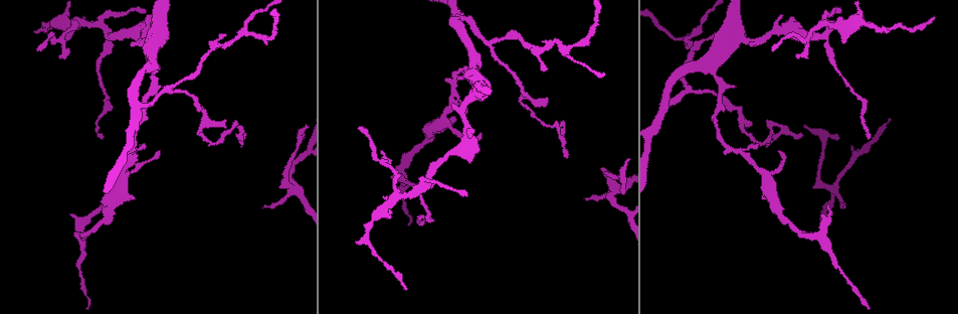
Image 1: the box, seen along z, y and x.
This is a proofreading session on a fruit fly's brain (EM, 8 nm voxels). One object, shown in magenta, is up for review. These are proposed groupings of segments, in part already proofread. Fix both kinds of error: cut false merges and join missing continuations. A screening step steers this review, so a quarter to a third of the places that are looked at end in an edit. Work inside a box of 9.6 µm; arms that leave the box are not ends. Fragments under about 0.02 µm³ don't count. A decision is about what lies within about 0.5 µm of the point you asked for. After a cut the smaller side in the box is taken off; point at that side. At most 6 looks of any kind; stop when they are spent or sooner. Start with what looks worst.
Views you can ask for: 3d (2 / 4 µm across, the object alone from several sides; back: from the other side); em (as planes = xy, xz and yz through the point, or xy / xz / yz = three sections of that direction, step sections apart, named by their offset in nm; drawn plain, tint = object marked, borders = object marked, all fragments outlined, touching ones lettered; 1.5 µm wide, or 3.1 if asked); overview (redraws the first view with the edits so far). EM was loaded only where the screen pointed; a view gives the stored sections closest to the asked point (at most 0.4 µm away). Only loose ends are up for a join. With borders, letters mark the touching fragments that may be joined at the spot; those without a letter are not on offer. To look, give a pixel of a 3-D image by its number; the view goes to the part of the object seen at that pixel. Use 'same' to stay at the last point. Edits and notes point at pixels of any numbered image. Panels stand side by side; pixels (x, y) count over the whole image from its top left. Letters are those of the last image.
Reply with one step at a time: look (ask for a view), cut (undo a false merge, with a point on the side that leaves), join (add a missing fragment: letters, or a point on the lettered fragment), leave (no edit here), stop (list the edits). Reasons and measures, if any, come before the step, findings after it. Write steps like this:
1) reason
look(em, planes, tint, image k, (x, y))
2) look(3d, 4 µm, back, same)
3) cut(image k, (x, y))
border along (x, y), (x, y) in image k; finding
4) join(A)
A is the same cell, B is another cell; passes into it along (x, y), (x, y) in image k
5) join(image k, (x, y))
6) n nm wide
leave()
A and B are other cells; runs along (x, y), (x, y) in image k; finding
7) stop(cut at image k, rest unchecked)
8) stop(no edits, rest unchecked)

looks like a crossing
look(3d, 4 µm, image 1, (107, 34))

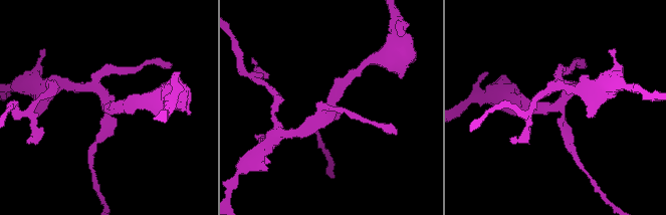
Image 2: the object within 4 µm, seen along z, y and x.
look(em, planes, plain, image 2, (108, 109))

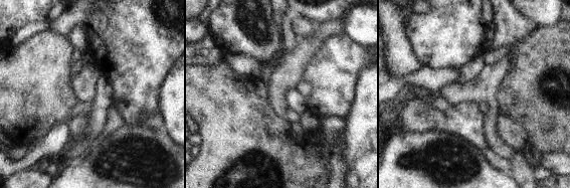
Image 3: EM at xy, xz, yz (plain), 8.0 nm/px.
see the neighbours
look(em, planes, borders, same)

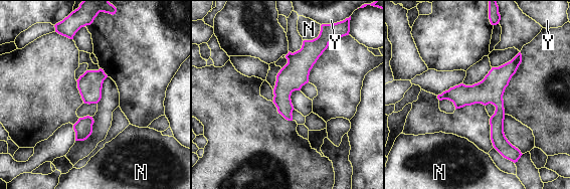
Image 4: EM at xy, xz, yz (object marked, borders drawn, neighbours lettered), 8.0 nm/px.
4 arms
leave()
N and Y are other cells; one neuron here

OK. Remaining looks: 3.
thin end
look(3d, 2 µm, back, image 1, (798, 56))

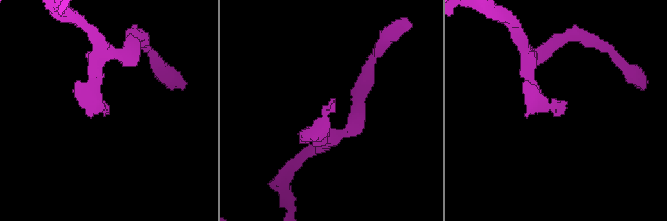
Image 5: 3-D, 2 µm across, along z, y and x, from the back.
look(em, xz, step 4, tint, image 5, (108, 110))

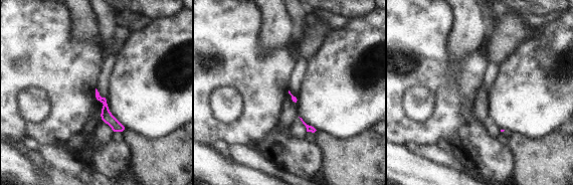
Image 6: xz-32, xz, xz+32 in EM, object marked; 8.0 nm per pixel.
another direction
look(em, planes, borders, same)

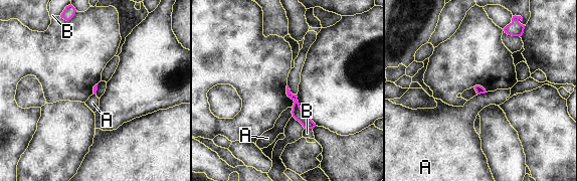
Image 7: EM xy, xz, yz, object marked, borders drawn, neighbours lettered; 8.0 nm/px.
leave()
A and B are other cells; border along (293, 108), (292, 116) in image 7; no lettered fragment goes on from it

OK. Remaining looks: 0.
stop(no edits, rest unchecked)

